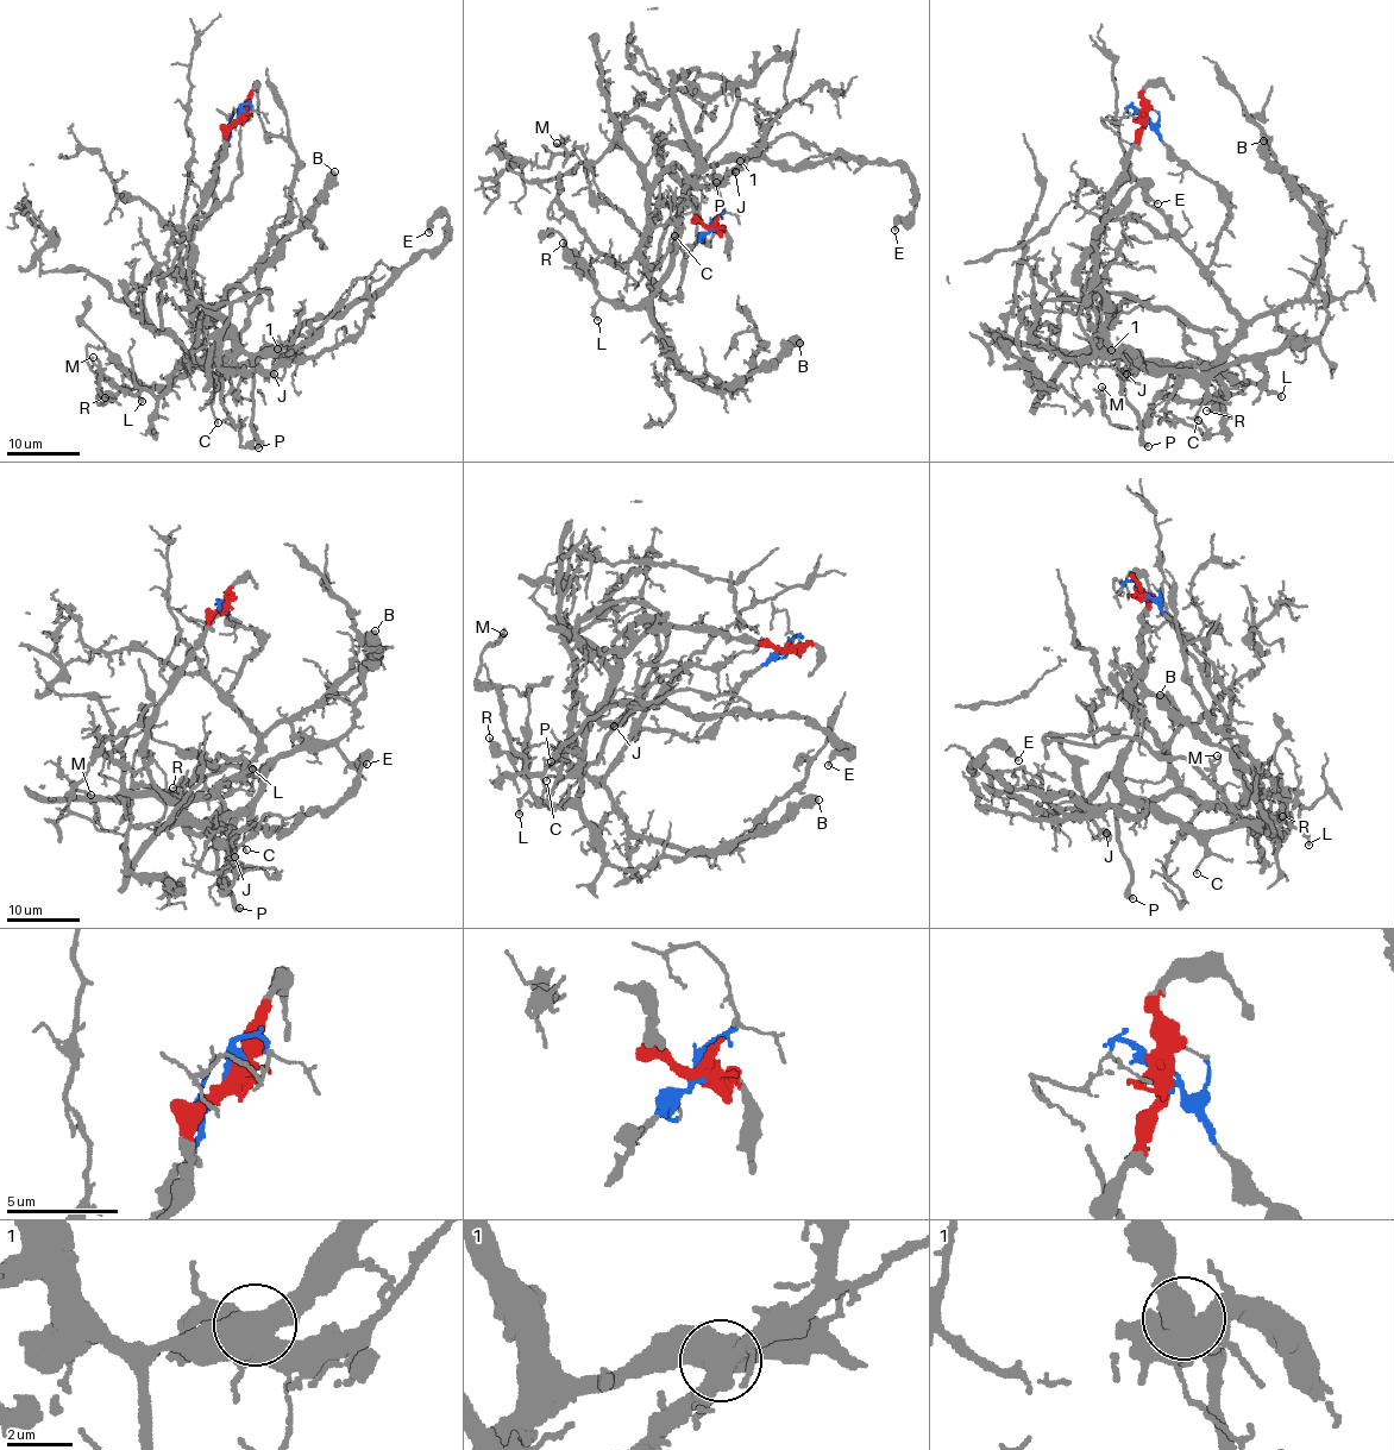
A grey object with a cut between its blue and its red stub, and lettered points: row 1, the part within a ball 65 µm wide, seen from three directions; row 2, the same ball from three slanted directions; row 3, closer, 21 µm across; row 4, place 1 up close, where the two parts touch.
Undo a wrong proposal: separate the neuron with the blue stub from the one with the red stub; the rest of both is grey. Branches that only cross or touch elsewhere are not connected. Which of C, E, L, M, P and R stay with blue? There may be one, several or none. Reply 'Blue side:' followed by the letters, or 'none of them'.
Blue side: M

